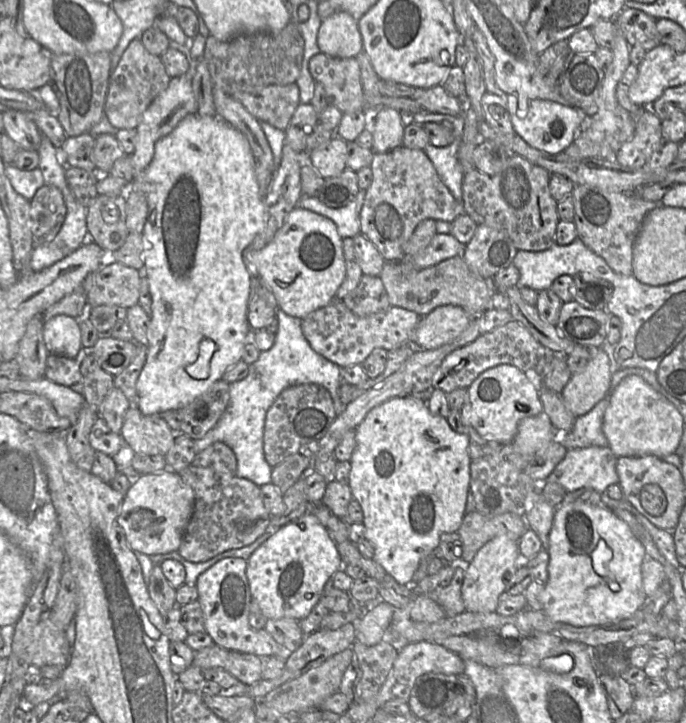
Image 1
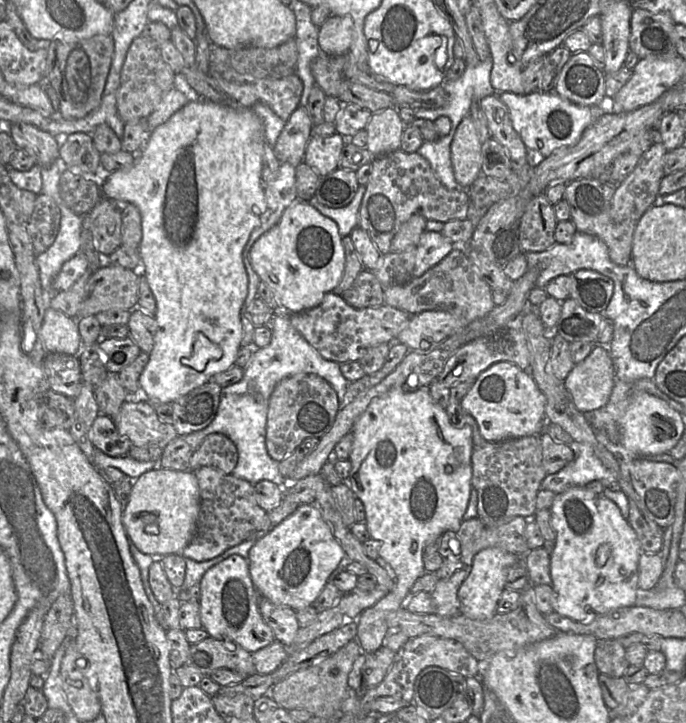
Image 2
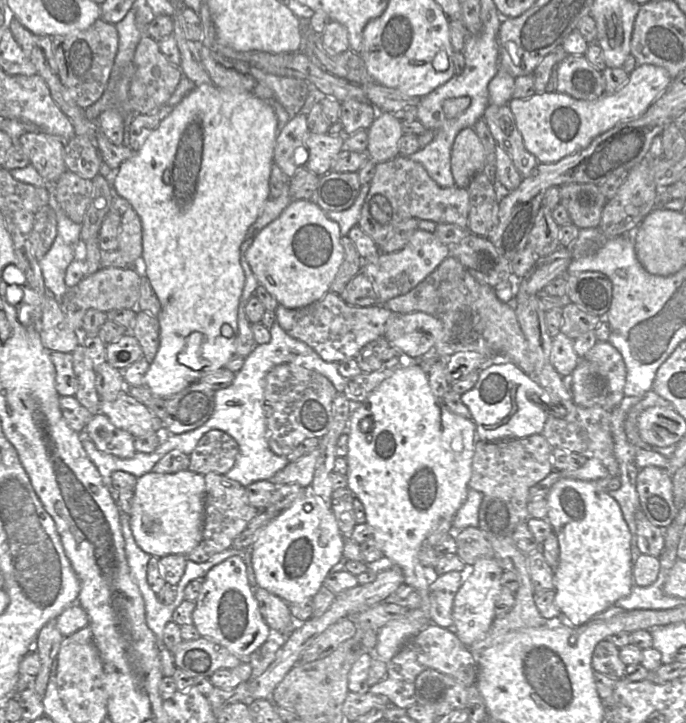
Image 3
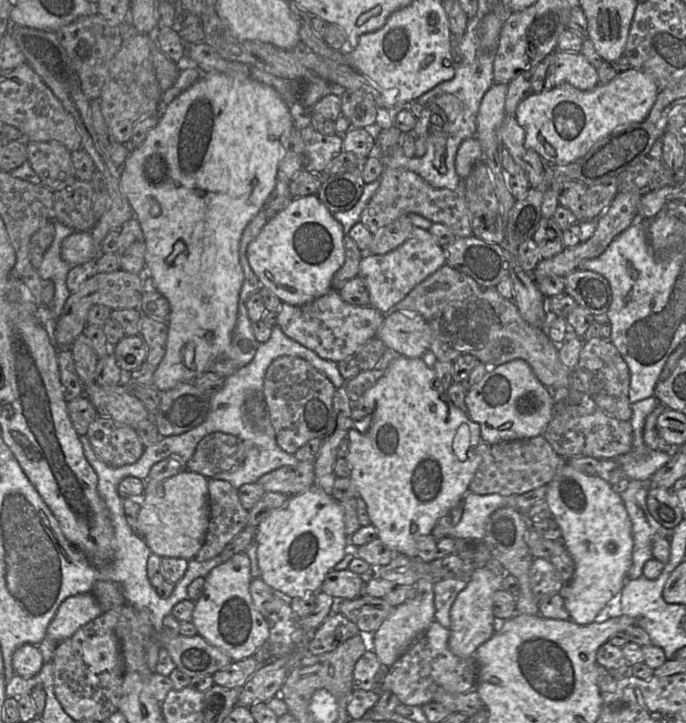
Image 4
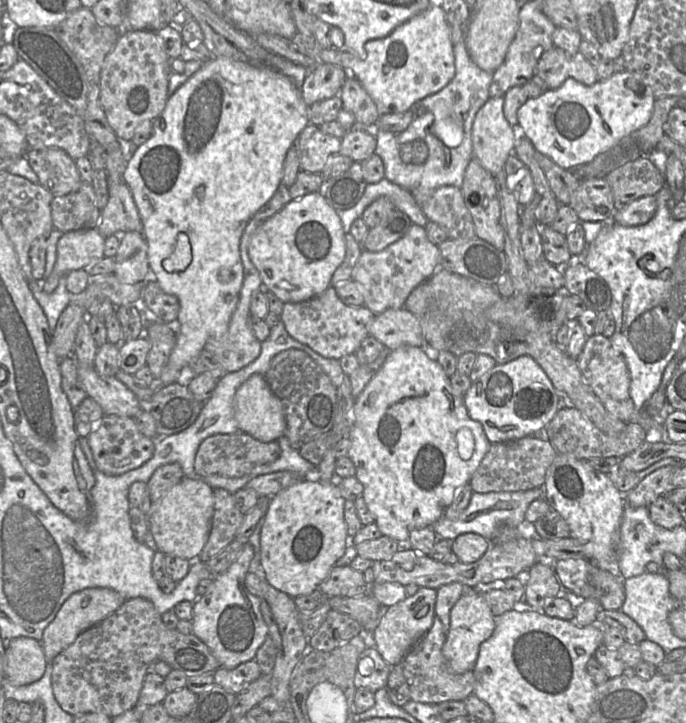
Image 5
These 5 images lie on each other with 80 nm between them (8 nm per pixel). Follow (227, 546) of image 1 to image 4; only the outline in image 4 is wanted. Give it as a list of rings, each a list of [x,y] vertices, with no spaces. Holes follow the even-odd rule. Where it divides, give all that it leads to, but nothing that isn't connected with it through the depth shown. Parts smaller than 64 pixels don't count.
[[[208,478],[209,524],[205,541],[195,556],[203,562],[219,556],[226,545],[247,525],[249,511],[241,504],[238,489],[230,483]]]

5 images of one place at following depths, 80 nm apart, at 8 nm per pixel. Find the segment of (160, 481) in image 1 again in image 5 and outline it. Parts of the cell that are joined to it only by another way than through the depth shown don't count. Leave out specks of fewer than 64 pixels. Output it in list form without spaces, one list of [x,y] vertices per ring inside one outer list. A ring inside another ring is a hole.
[[[184,476],[151,506],[146,516],[148,531],[152,534],[159,552],[192,562],[199,560],[198,557],[208,540],[213,513],[213,489],[201,479]]]

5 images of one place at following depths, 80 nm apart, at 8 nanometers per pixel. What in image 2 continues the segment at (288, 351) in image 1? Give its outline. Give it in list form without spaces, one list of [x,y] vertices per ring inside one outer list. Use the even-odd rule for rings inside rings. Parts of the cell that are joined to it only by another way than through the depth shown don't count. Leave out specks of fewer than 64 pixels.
[[[284,310],[275,312],[276,319],[271,330],[272,337],[269,345],[254,348],[252,357],[243,368],[242,379],[222,388],[220,403],[213,421],[202,430],[182,436],[195,451],[207,435],[211,433],[226,435],[235,444],[238,451],[238,460],[232,475],[253,485],[261,480],[269,480],[279,485],[286,480],[279,472],[279,462],[268,454],[265,443],[269,398],[278,382],[299,373],[316,374],[325,379],[335,390],[339,409],[344,403],[344,395],[349,383],[341,373],[340,364],[323,358],[291,325],[291,313]]]

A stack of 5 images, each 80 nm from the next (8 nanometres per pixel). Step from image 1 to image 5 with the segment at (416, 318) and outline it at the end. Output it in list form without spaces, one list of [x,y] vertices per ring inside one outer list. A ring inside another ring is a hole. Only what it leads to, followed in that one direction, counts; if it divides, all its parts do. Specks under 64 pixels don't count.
[[[330,286],[323,293],[298,303],[284,303],[280,320],[288,334],[296,341],[309,346],[325,358],[339,360],[355,354],[362,341],[369,336],[369,327],[375,314],[364,305],[346,305],[338,297],[335,287]]]

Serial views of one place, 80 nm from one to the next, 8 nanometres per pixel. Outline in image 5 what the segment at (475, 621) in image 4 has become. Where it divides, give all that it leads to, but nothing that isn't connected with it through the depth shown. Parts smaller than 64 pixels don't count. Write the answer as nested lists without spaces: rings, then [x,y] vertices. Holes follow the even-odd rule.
[[[464,585],[461,597],[452,607],[450,627],[442,647],[442,653],[449,669],[455,674],[473,670],[481,643],[491,637],[496,627],[496,617],[491,612],[485,593],[475,591],[472,588]]]

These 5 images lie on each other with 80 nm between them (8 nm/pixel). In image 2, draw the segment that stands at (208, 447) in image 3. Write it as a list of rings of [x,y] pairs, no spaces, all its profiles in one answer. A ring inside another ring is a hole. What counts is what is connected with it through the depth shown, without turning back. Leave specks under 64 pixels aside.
[[[211,433],[193,452],[189,470],[194,471],[203,466],[209,466],[225,474],[232,474],[237,460],[238,451],[235,444],[224,434]]]

